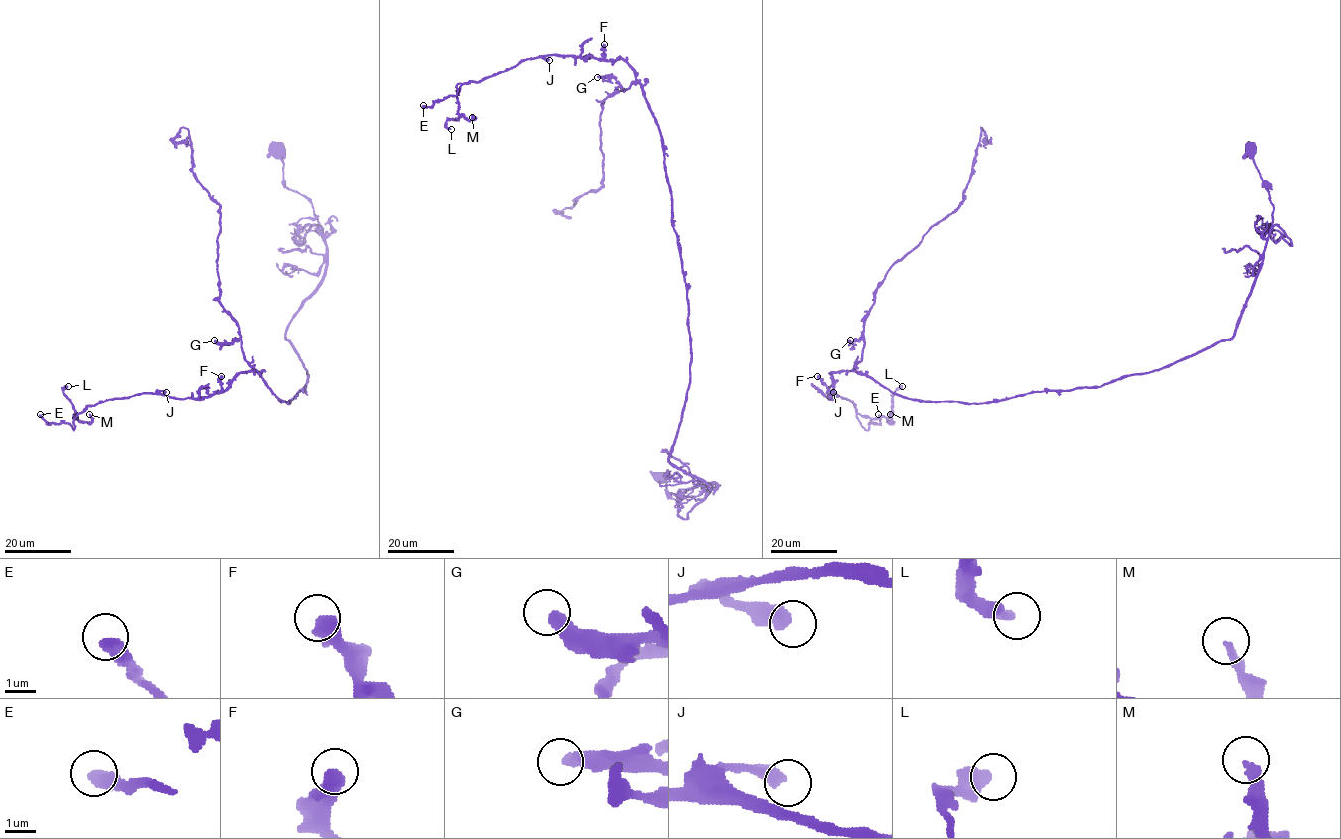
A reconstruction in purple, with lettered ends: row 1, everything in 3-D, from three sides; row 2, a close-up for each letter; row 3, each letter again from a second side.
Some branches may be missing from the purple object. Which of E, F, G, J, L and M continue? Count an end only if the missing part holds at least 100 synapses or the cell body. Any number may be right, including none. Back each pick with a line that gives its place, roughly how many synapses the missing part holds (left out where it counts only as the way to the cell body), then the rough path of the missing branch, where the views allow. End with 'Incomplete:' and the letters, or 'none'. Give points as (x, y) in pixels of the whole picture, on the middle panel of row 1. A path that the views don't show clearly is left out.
E: (423, 105) | 110 syn | (423, 105), (412, 114), (387, 106)
Incomplete: E

